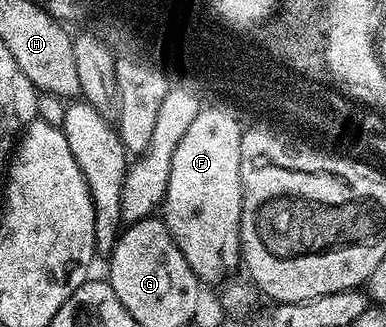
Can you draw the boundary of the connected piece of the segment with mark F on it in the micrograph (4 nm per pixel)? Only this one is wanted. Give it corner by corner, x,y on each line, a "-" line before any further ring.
213,105
203,107
191,119
191,127
187,127
183,139
179,139
179,147
175,147
175,155
171,155
171,175
167,179
167,191
163,202
163,220
171,231
179,251
183,251
183,259
195,271
198,281
224,282
233,268
242,264
241,259
241,208
243,207
243,191
239,175
239,159
241,158
241,134
243,124
229,109
220,109

